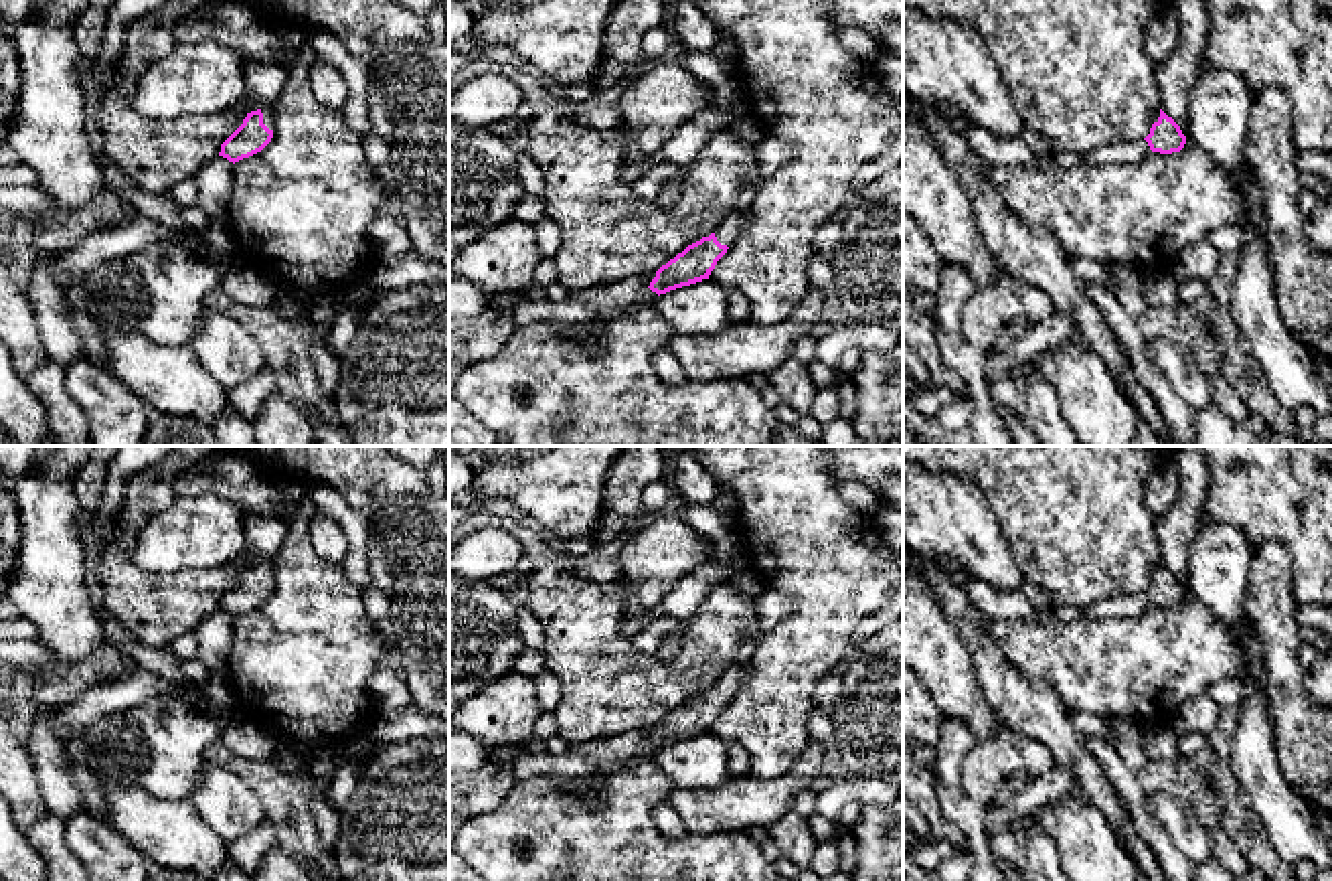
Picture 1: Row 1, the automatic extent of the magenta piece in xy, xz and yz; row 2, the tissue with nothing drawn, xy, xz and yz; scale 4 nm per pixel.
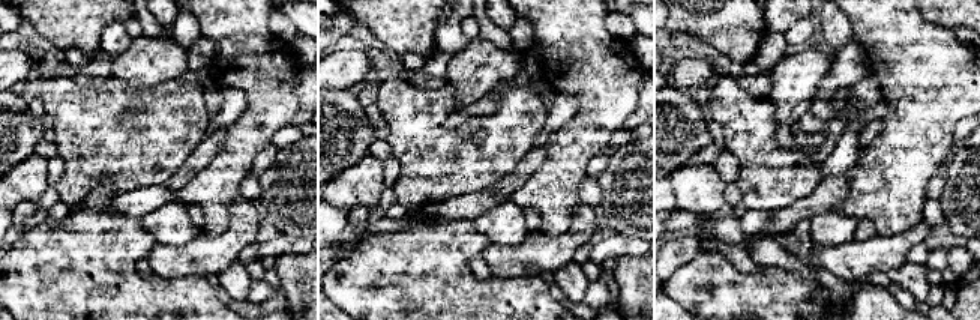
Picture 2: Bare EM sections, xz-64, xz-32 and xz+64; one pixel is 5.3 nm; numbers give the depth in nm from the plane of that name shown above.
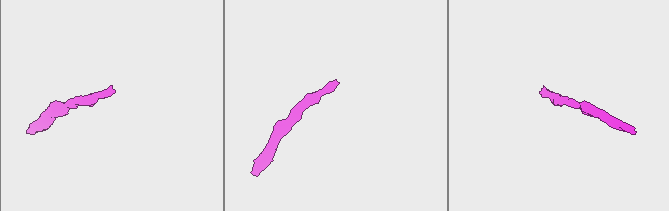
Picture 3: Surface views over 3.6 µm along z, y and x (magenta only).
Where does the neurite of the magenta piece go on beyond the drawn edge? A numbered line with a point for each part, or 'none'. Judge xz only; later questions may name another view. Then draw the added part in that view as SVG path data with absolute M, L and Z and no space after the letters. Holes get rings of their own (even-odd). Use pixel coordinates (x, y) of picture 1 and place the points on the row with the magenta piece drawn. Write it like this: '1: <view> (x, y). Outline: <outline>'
1: xz (727, 229). Outline: M743 203L733 213L723 217L723 221L713 229L713 233L721 245L729 247L737 239L739 231L747 225L747 221L749 221L749 209Z

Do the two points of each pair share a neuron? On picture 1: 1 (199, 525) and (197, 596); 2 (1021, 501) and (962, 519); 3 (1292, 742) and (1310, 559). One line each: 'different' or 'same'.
1: different
2: different
3: different

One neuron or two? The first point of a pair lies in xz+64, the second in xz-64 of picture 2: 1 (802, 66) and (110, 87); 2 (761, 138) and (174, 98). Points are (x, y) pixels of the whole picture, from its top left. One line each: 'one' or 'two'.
1: two
2: one

